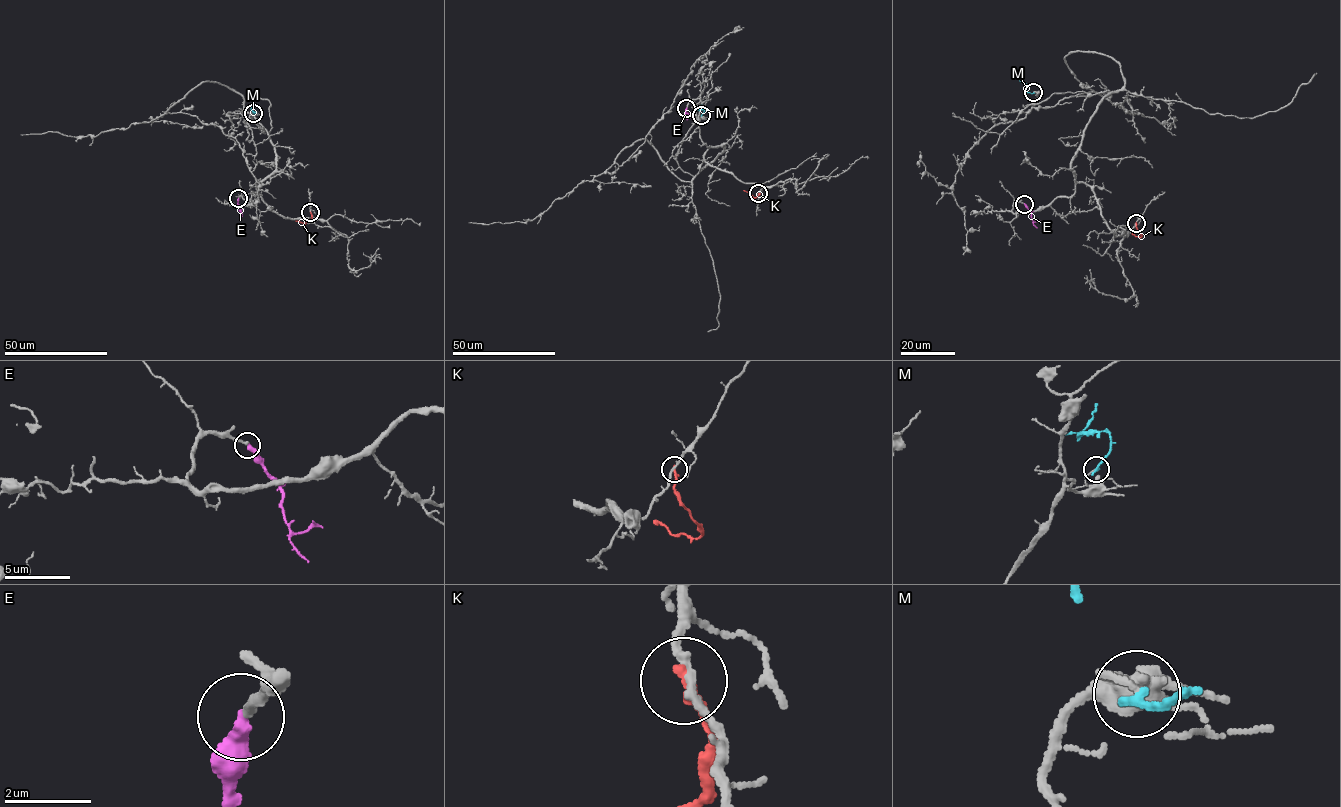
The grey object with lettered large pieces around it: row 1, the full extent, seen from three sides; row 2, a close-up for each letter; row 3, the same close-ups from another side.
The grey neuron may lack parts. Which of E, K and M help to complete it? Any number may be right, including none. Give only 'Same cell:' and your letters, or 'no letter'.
Same cell: E

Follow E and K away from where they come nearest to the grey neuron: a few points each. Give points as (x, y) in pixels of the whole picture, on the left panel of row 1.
E: (238, 198), (242, 216)
K: (310, 212), (311, 217), (306, 223), (295, 220)

